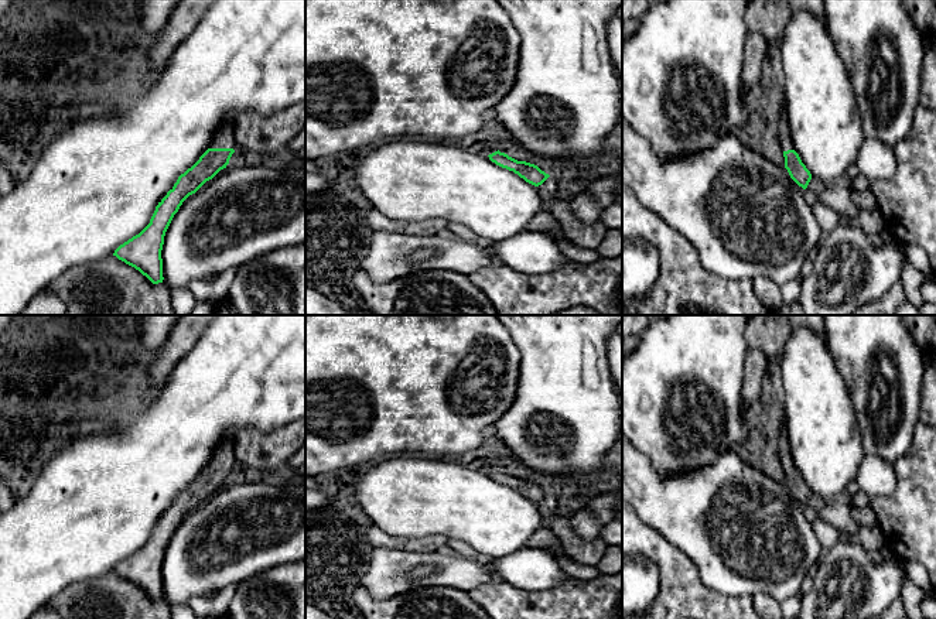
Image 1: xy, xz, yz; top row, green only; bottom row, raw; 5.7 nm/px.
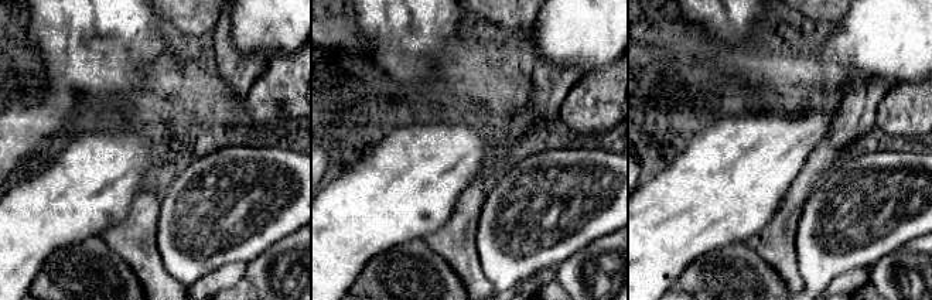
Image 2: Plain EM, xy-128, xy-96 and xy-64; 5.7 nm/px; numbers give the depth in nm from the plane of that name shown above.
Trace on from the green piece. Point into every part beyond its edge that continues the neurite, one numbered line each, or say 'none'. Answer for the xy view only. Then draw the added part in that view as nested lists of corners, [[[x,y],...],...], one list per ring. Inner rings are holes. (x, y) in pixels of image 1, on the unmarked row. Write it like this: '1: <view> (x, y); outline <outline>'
1: xy (225, 452); outline [[[226,437],[216,448],[208,465],[233,465],[236,466],[235,456],[235,438]]]

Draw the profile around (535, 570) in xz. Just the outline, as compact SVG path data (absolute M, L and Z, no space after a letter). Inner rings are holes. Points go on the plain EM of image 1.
M525 547L510 555L493 558L488 565L498 581L532 592L554 588L571 578L543 548Z

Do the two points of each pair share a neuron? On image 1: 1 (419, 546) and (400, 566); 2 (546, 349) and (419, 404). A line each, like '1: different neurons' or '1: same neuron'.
1: different neurons
2: different neurons

